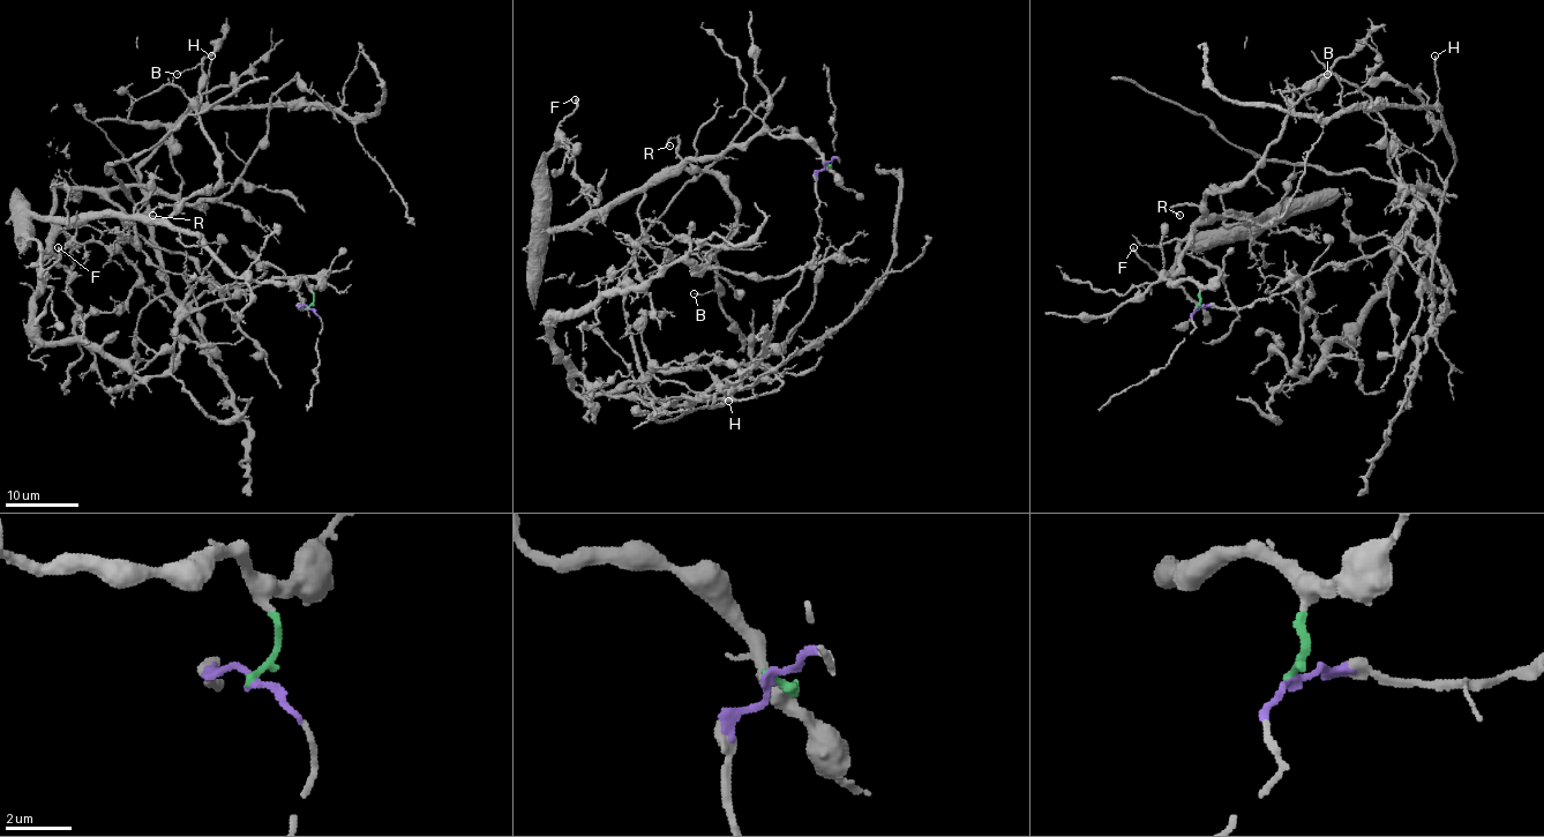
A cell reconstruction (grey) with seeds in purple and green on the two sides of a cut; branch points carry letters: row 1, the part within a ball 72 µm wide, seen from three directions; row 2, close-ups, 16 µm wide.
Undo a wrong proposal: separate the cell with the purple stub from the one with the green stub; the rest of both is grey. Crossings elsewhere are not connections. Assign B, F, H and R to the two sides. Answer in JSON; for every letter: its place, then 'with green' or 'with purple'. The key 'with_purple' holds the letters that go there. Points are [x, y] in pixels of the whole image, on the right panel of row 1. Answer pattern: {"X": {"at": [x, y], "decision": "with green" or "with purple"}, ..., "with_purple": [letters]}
{"B": {"at": [1327, 74], "decision": "with green"}, "F": {"at": [1133, 247], "decision": "with green"}, "H": {"at": [1434, 55], "decision": "with purple"}, "R": {"at": [1179, 215], "decision": "with green"}, "with_purple": ["H"]}

